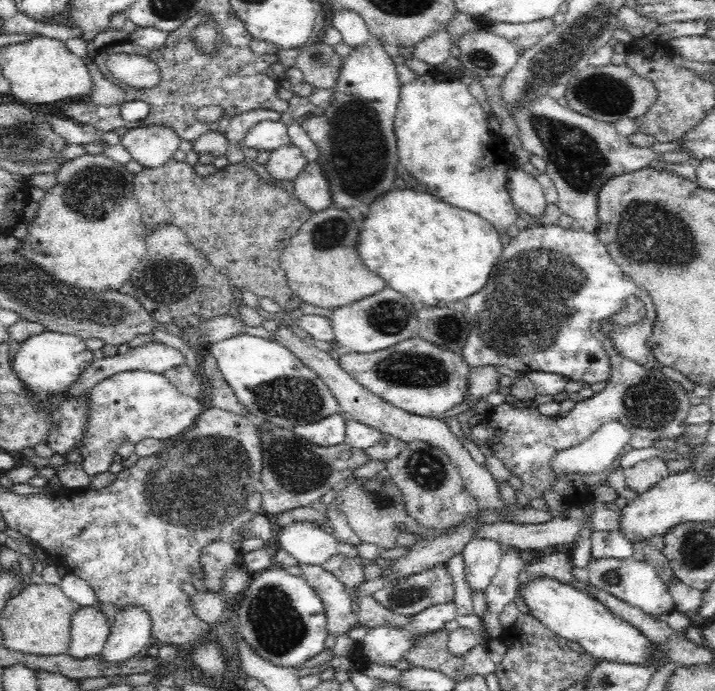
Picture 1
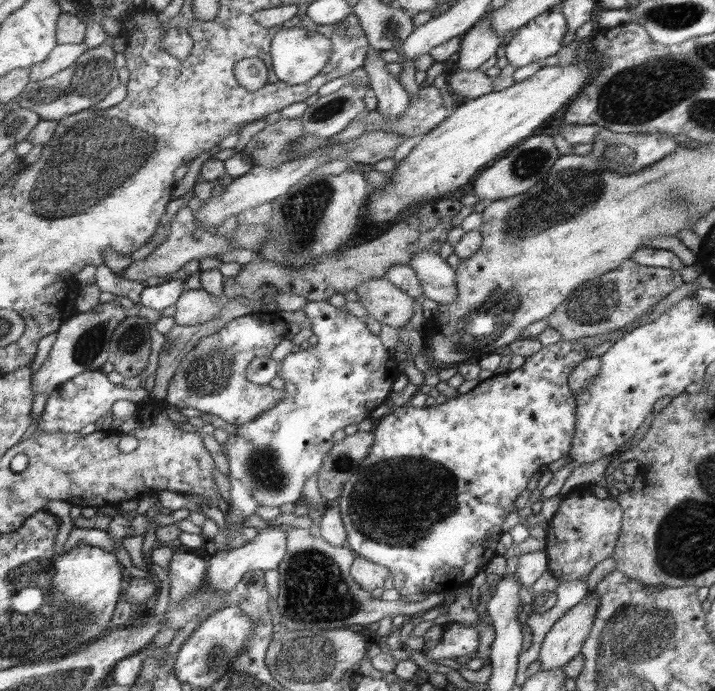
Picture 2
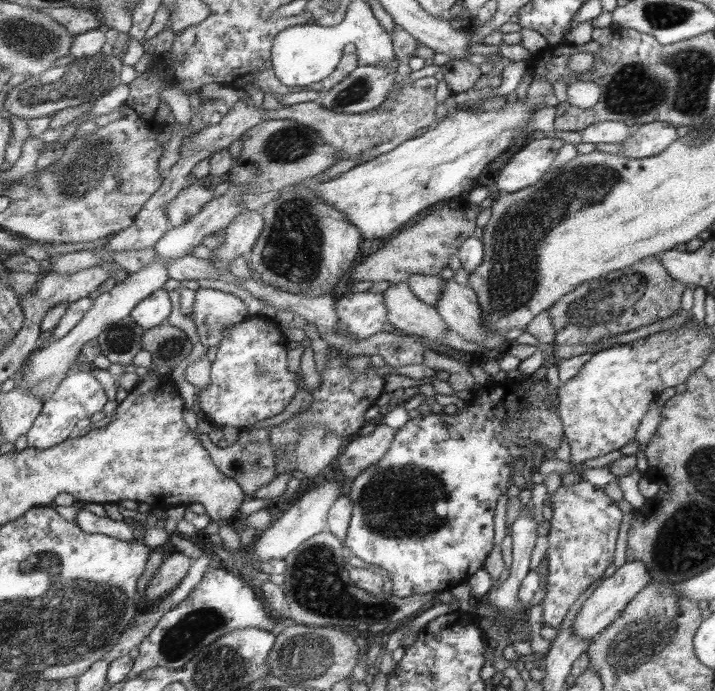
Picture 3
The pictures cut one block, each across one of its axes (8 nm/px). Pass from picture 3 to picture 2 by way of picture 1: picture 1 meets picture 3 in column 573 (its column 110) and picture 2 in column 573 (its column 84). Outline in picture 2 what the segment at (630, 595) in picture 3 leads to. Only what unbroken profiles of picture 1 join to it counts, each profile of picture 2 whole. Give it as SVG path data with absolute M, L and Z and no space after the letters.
M596 591L588 594L559 618L546 633L539 657L541 669L552 672L573 660L581 652L597 616L601 598Z

